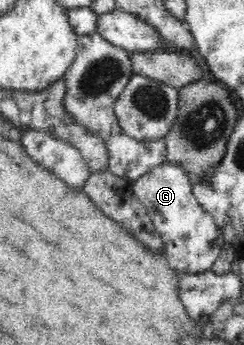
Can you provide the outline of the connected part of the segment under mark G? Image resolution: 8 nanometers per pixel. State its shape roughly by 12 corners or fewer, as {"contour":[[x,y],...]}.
{"contour":[[184,166],[130,183],[176,273],[211,269],[217,223]]}

